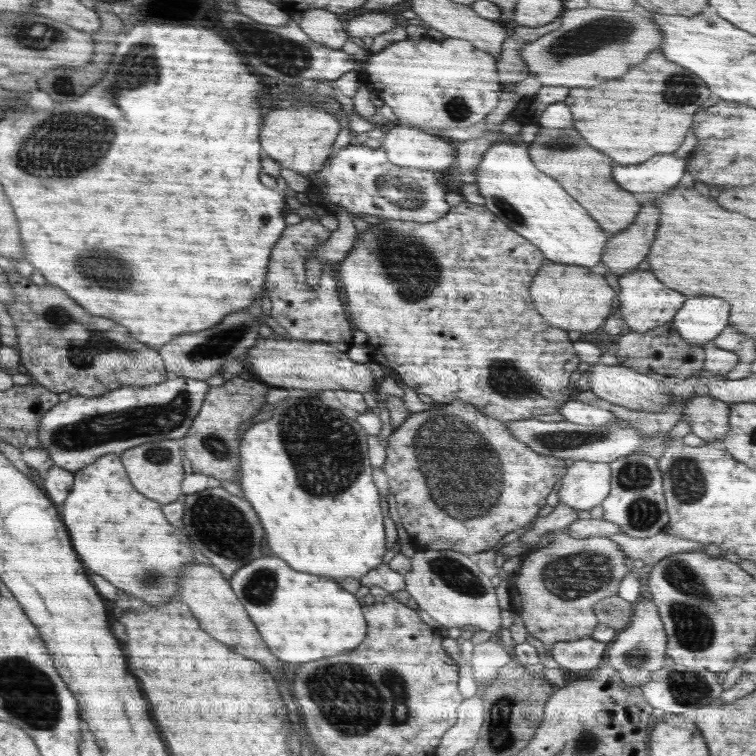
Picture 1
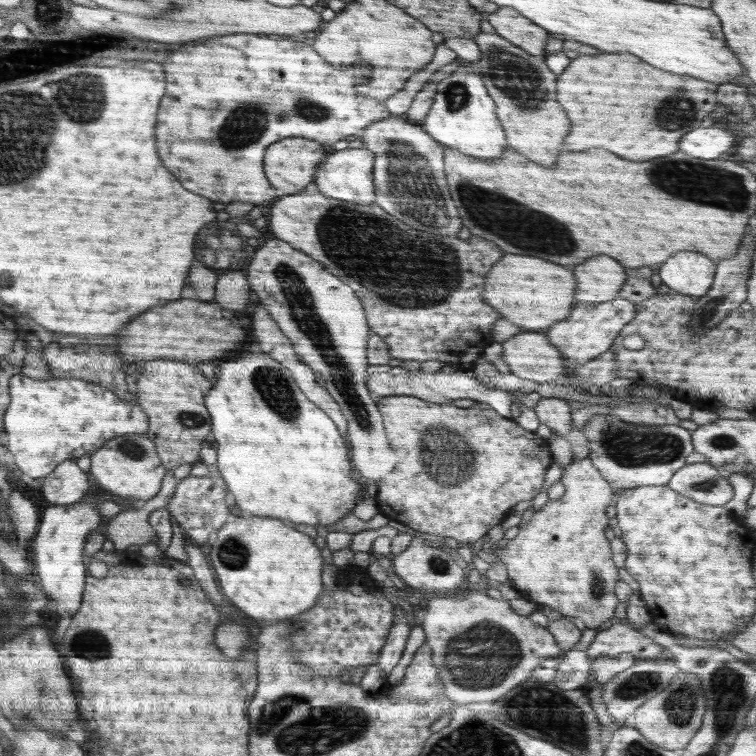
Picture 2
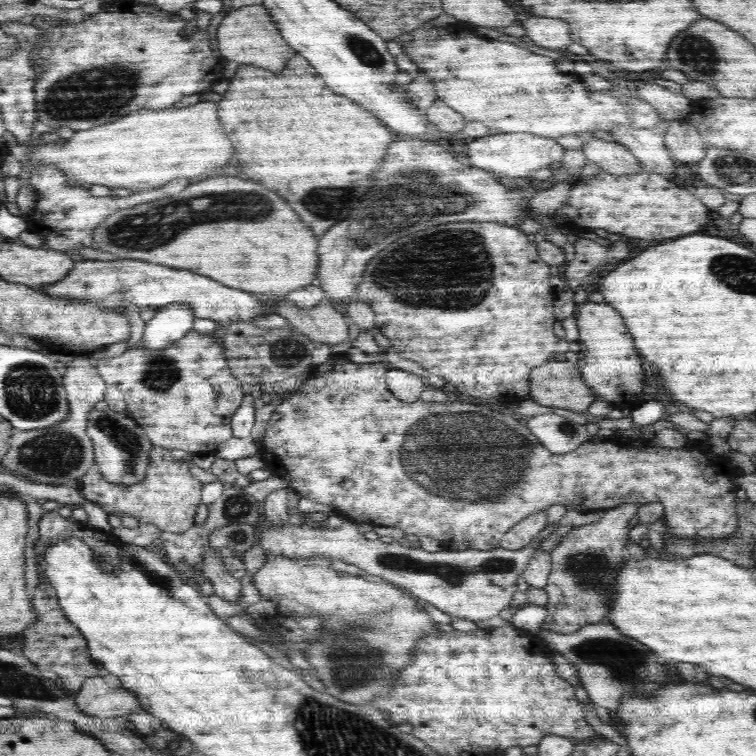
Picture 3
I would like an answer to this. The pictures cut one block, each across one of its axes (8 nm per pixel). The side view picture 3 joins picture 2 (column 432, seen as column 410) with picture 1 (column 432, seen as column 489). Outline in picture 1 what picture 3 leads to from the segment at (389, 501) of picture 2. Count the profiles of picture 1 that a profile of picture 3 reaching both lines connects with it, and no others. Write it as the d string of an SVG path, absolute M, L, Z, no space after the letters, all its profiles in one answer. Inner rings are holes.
M452 401L452 403L443 406L429 406L418 413L410 412L406 420L398 428L394 428L385 444L387 457L383 464L383 470L389 477L389 491L395 495L394 500L396 502L394 504L398 505L396 506L396 514L400 518L400 524L403 524L404 530L410 536L411 543L417 550L454 550L474 557L479 552L493 549L508 533L529 526L538 518L537 515L540 510L547 505L548 495L554 491L554 485L563 478L568 468L564 459L546 457L543 454L534 452L514 437L514 433L508 429L506 421L489 417L476 406L466 401Z

